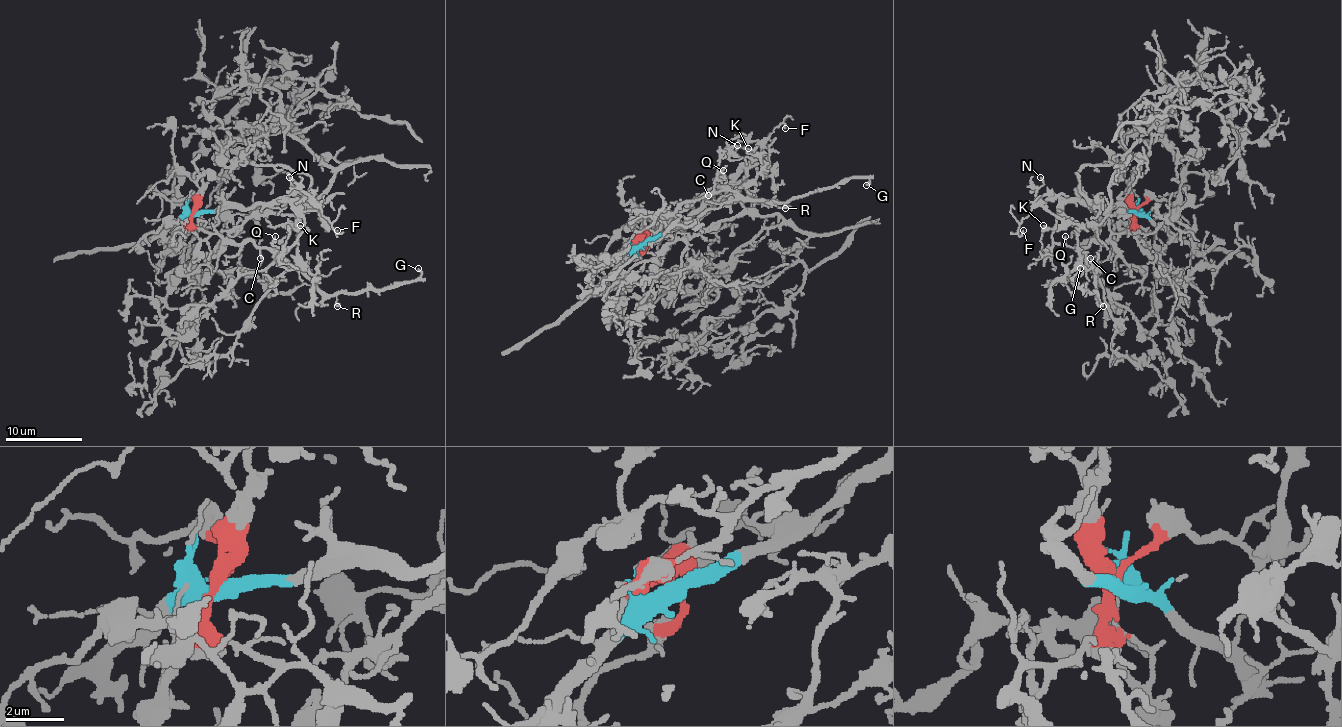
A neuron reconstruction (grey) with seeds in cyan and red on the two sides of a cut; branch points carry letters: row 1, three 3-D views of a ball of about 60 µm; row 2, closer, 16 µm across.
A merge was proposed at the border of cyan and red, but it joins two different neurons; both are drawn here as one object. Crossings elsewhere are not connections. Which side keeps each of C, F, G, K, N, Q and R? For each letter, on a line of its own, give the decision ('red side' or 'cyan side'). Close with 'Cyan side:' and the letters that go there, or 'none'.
C: red side
F: cyan side
G: red side
K: cyan side
N: cyan side
Q: red side
R: red side
Cyan side: F, K, N

